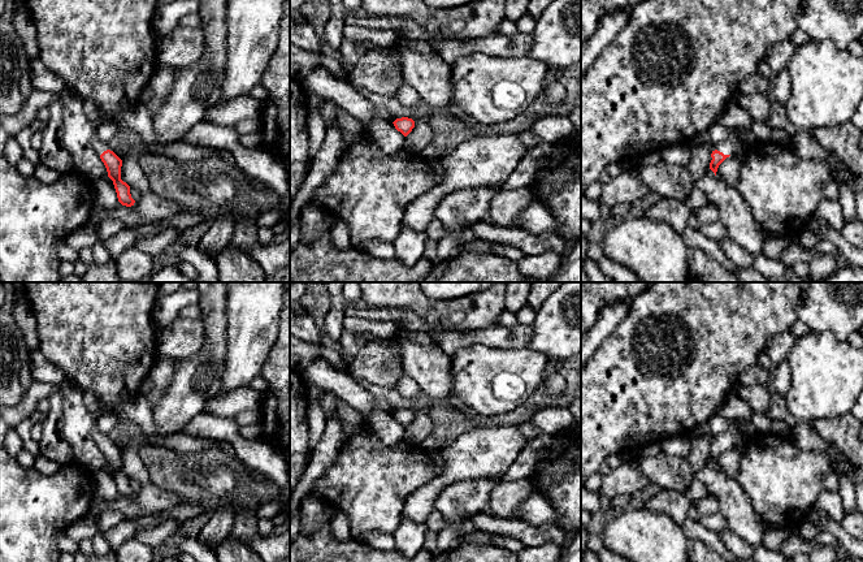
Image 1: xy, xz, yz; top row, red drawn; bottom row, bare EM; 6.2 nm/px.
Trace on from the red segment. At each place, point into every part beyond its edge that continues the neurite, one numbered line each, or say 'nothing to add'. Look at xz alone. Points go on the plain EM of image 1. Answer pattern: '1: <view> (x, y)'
nothing to add

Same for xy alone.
1: xy (99, 437)

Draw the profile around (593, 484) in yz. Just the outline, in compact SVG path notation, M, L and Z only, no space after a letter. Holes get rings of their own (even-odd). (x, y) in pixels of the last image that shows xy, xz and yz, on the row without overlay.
M598 472L591 475L584 484L584 487L590 490L598 493L600 490L603 476Z

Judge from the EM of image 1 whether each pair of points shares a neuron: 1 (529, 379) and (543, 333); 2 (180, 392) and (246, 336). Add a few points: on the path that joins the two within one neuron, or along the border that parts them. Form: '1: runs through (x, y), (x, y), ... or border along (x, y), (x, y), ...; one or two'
1: border along (527, 347), (549, 358); two
2: border along (226, 321), (226, 357), (221, 383); two

